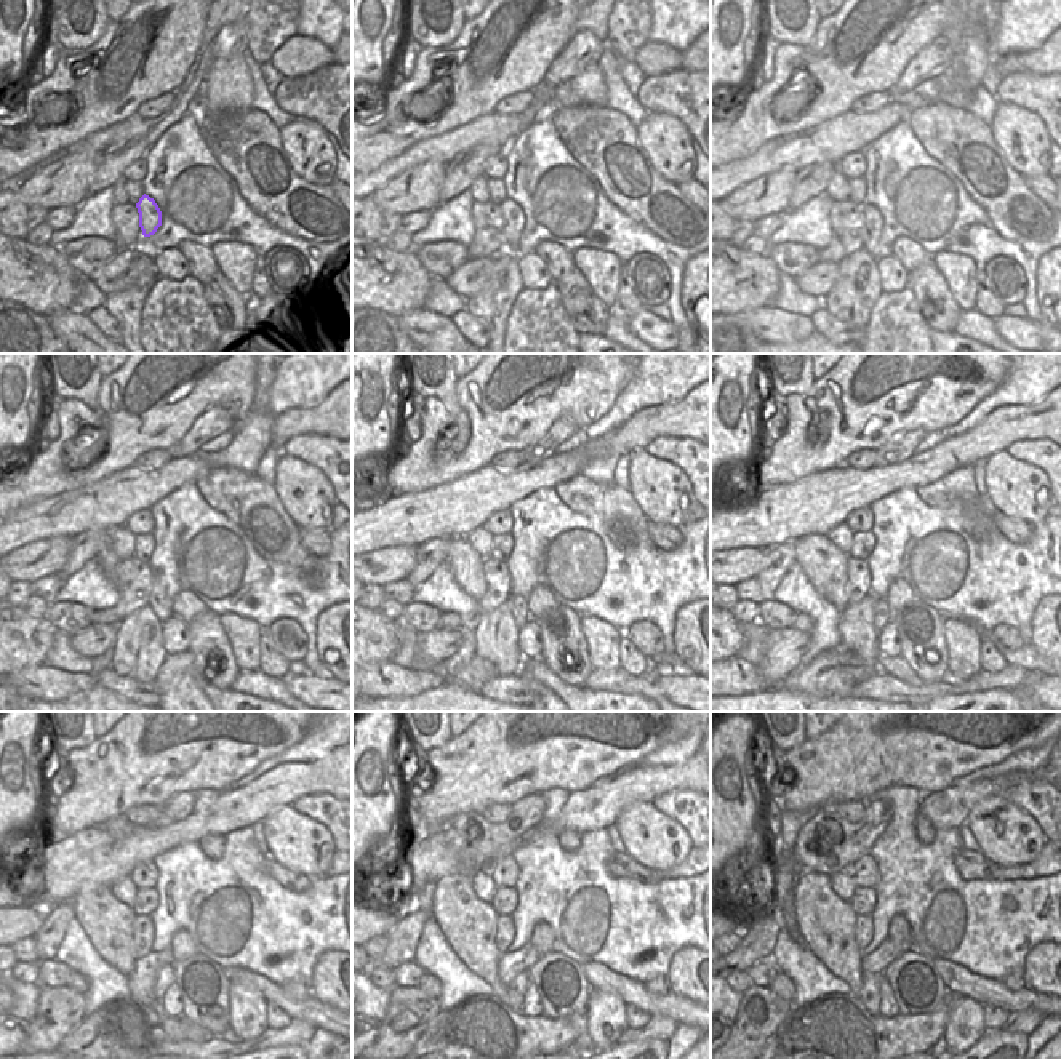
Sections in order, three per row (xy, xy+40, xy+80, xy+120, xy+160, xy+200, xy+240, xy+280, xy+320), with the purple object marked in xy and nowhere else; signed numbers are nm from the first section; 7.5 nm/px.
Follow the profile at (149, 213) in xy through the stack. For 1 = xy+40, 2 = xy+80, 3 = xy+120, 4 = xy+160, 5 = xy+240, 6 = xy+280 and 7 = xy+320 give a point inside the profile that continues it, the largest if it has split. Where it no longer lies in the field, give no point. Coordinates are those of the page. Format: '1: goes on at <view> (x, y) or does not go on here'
1: goes on at xy+40 (512, 213)
2: goes on at xy+80 (871, 242)
3: goes on at xy+120 (160, 603)
4: goes on at xy+160 (522, 615)
5: goes on at xy+240 (167, 975)
6: goes on at xy+280 (517, 989)
7: goes on at xy+320 (869, 994)

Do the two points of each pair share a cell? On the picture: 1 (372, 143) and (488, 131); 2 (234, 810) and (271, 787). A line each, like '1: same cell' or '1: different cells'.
1: different cells
2: same cell

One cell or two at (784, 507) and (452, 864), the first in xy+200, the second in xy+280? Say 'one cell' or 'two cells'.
one cell

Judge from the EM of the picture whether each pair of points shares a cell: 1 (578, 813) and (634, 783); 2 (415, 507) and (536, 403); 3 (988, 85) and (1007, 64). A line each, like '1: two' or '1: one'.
1: one
2: two
3: two

